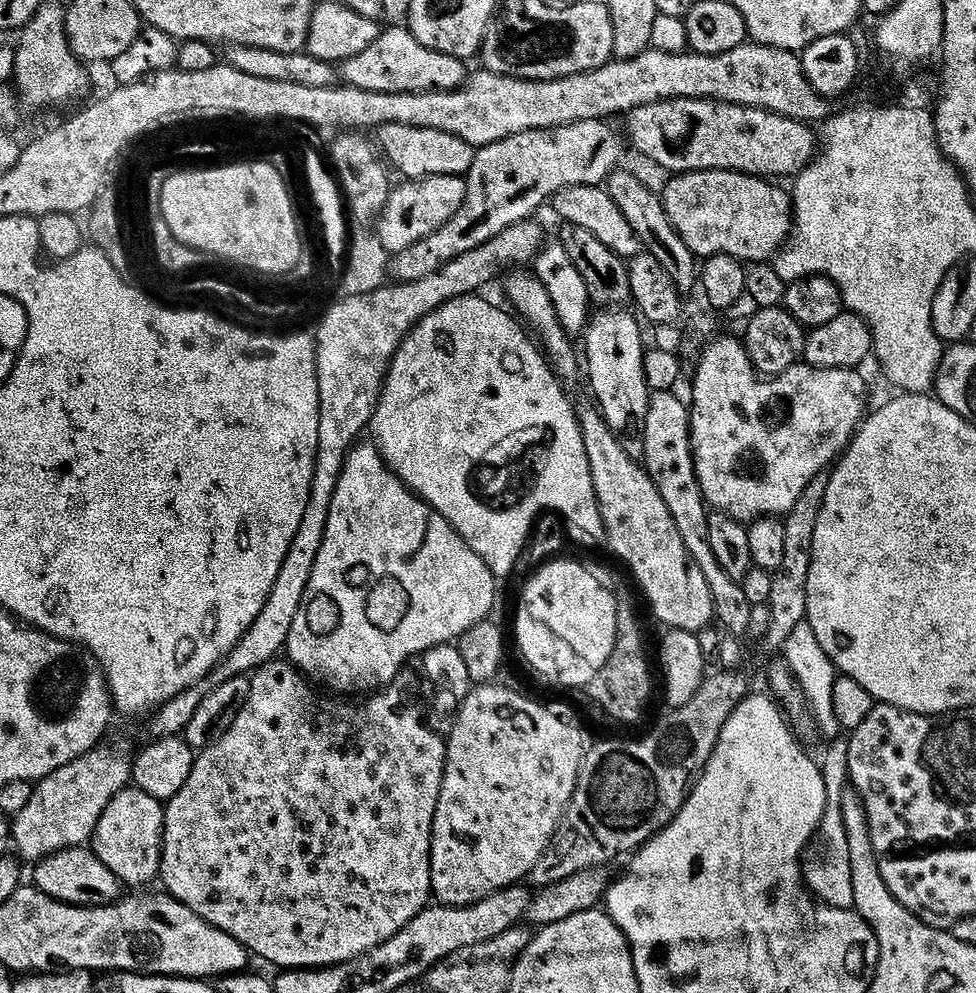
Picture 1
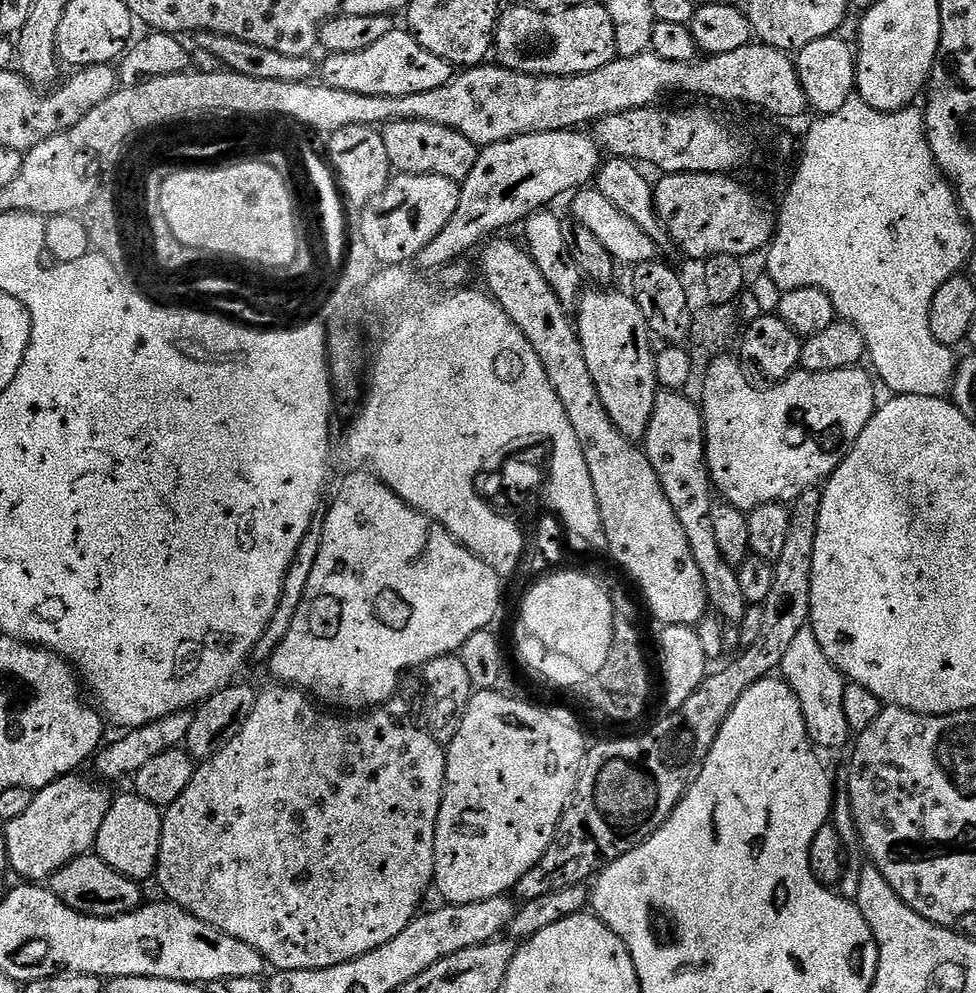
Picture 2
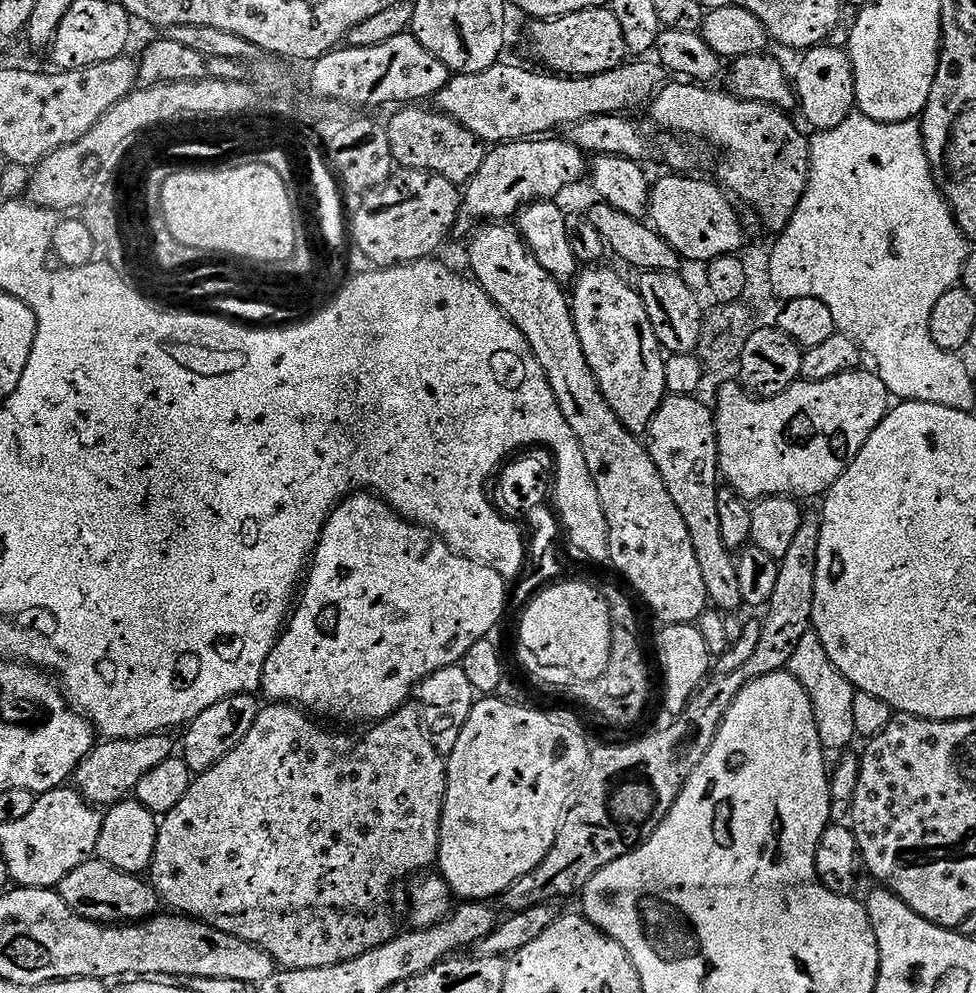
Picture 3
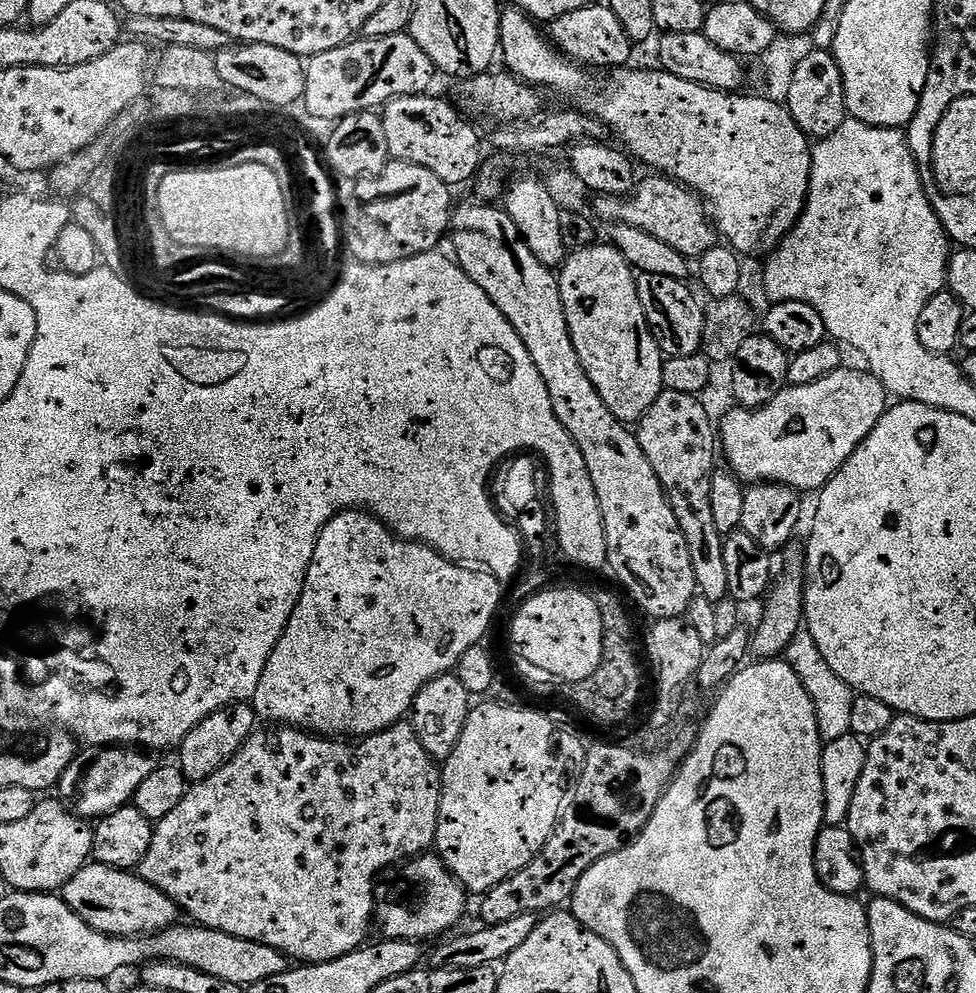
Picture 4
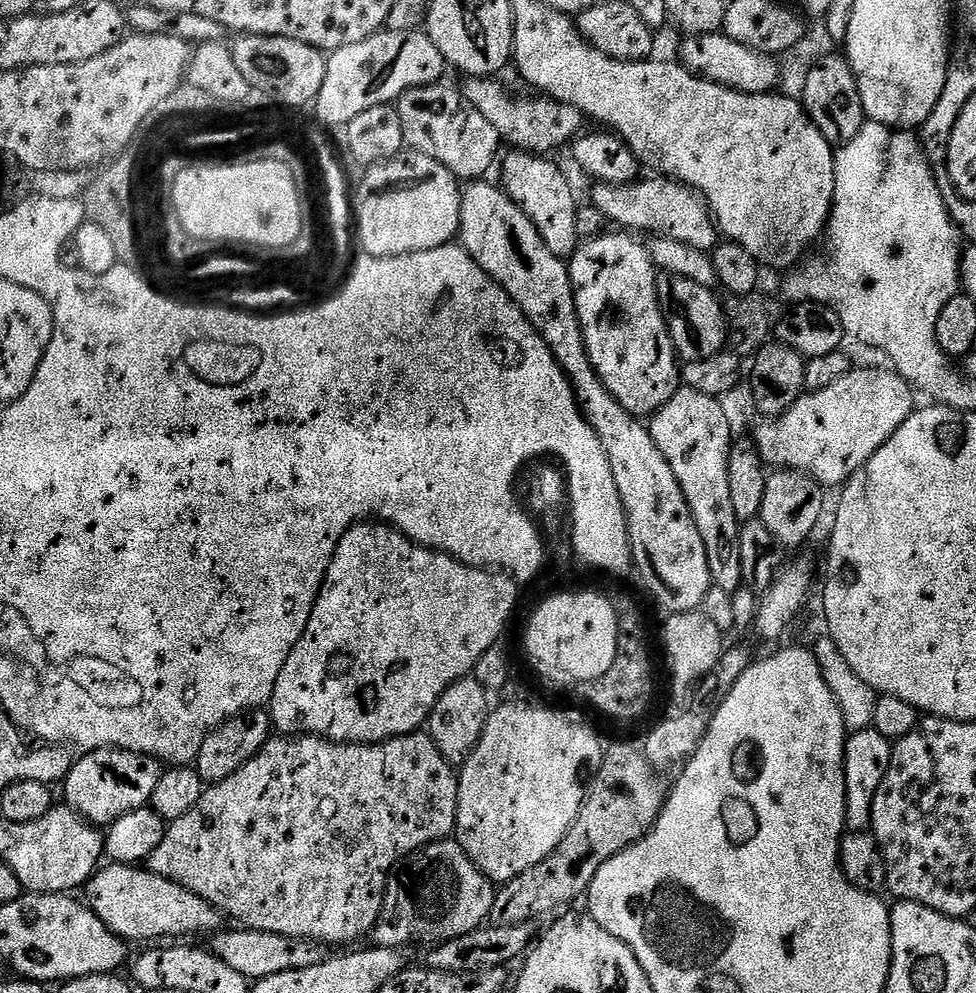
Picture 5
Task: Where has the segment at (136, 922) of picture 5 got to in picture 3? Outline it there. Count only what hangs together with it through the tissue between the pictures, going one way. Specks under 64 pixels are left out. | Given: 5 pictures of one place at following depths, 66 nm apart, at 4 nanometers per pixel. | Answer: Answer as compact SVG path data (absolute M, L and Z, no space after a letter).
M99 858L88 860L78 866L58 885L60 897L82 918L98 924L123 926L143 922L157 911L158 893L147 879L131 872L118 870L112 864L105 864Z

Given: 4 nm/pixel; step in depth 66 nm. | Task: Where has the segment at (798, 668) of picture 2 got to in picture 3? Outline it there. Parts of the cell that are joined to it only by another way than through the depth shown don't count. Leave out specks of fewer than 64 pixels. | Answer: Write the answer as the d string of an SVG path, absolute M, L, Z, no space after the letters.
M814 630L804 634L798 642L794 653L791 654L787 671L803 686L811 705L814 706L815 725L818 728L819 741L824 748L832 752L846 747L852 740L855 741L853 716L855 688L830 662L829 655L826 654L825 647Z

